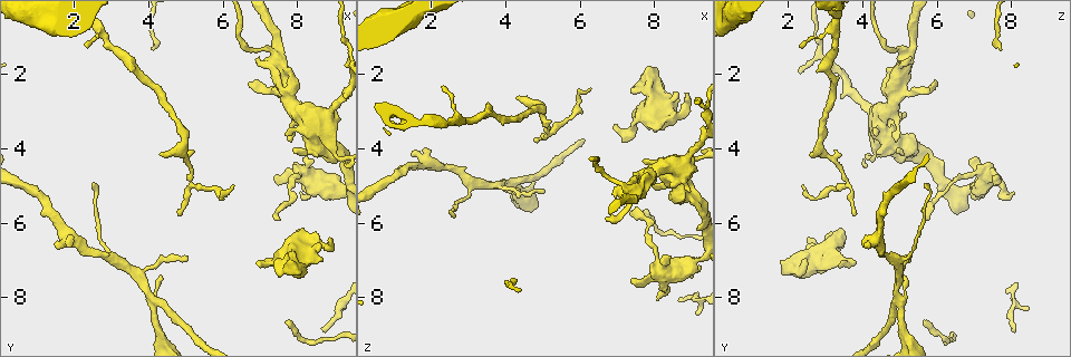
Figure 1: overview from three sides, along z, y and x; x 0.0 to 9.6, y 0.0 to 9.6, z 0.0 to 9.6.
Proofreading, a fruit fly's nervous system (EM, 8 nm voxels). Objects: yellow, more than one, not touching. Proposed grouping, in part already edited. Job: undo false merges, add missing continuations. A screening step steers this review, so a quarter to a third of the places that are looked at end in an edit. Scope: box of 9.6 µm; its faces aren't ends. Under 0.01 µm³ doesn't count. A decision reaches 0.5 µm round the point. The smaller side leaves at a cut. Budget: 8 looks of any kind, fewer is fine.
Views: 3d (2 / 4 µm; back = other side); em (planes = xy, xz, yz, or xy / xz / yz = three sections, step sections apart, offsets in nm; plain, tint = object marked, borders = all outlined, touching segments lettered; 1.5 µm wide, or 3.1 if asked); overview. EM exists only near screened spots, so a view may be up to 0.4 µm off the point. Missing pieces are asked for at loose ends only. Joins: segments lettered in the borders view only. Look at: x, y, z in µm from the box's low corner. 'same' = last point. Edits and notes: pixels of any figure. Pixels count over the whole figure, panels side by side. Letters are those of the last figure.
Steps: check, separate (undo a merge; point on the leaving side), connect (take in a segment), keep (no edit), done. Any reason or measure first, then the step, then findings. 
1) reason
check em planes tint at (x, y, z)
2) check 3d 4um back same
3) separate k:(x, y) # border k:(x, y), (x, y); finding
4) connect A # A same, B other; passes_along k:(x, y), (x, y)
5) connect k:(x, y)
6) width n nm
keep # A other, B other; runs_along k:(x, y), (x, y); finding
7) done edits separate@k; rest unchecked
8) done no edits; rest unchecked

branch stops here
check 3d 4um at (4.40, 4.20, 2.50)

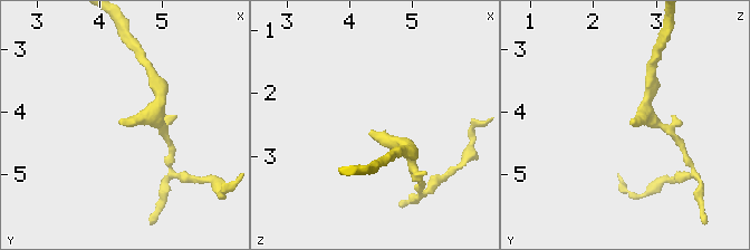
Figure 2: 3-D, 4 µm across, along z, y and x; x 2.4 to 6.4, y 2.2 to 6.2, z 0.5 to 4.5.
check em planes plain at (4.35, 4.15, 2.55)

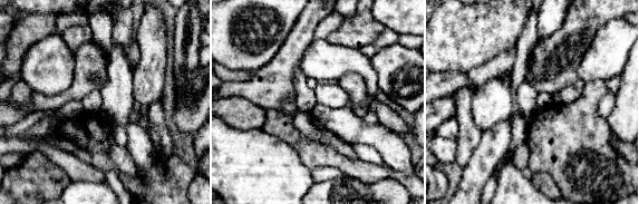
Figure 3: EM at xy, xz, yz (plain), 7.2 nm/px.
what lies round it
check em planes borders same

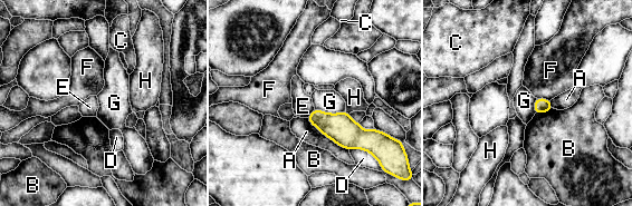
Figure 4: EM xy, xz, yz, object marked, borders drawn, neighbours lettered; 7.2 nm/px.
keep # A other, B other, C other, D other, E other, F other, G other, H other; border 4:(315, 108), (326, 113), (345, 110); no lettered segment goes on from it

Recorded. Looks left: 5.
three arms meet
check 3d 4um at (9.00, 4.00, 5.30)

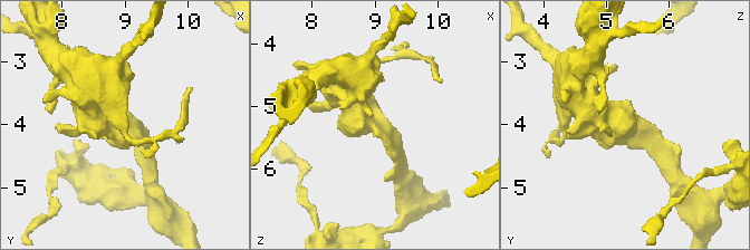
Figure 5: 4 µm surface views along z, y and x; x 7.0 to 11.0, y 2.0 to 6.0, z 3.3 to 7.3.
arms 3; now the EM
check em planes borders at (9.05, 4.00, 5.35)

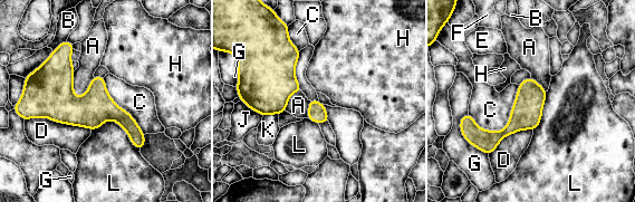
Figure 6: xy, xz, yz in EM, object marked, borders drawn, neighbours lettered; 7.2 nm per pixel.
longest_contact D 440 nm
keep # A other, B other, C other, D other, E other, F other, G other, H other, J other, K other, L other; runs_along 6:(38, 94), (112, 111), (142, 142); continuous, no second neuron

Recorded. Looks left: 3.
abrupt turn
check em planes borders at (7.30, 7.15, 3.55)

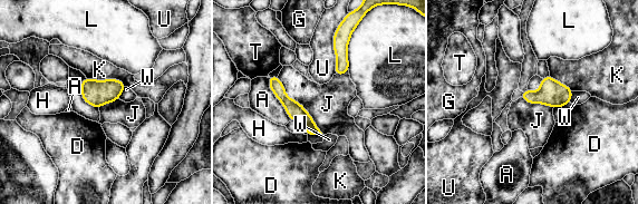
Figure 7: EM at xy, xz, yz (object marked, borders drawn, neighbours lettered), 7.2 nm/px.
keep # A other, D other, G other, H other, J other, K other, L other, T other, U other, W other; runs_along 7:(271, 79), (281, 96), (315, 132); one neuron here

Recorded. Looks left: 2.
done no edits; rest unchecked

